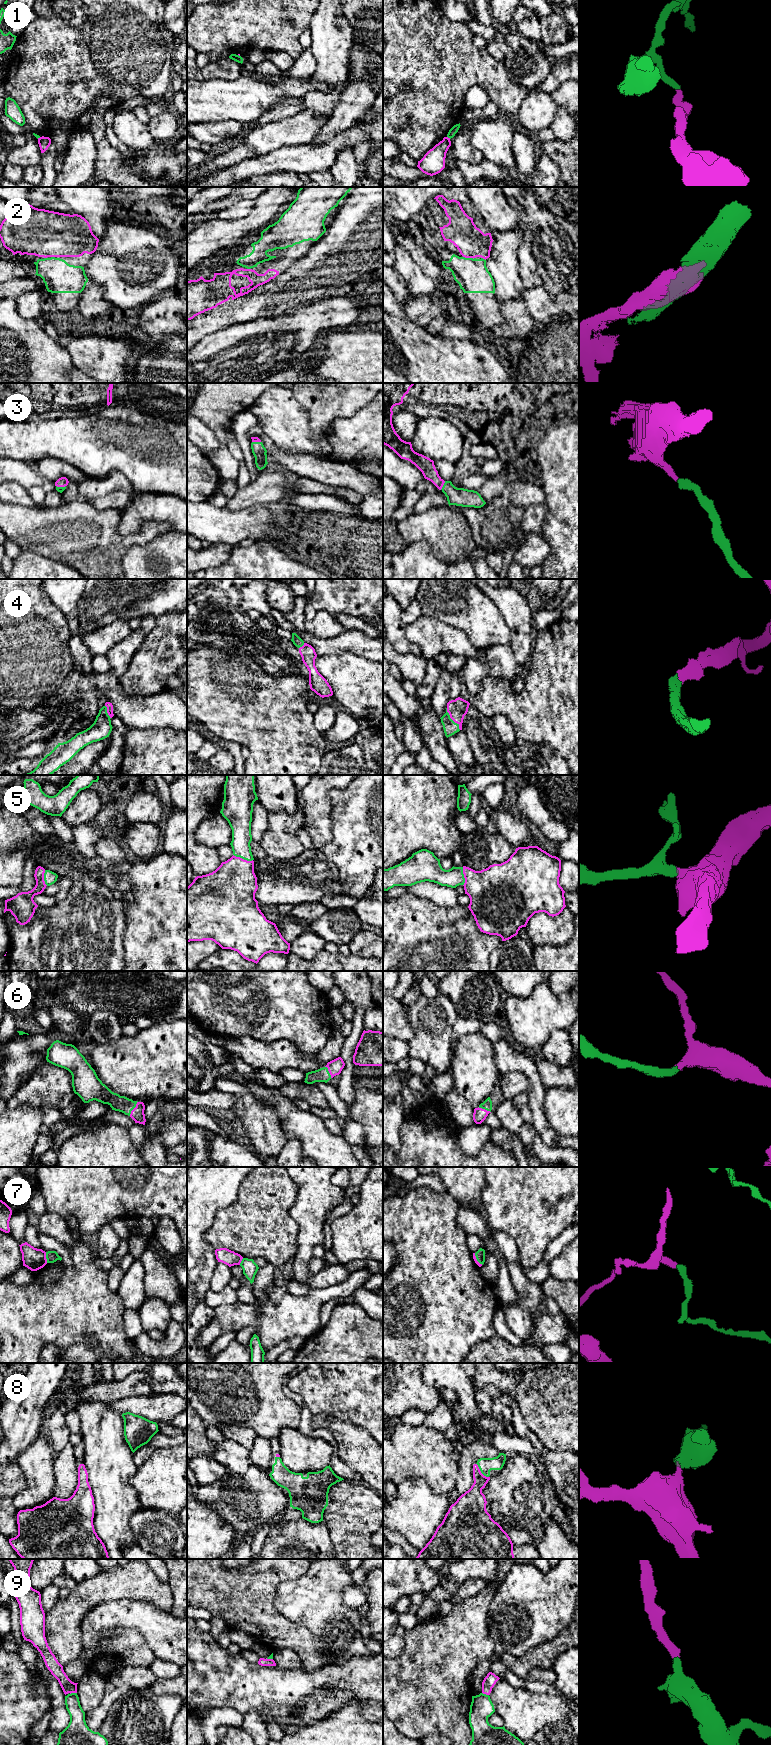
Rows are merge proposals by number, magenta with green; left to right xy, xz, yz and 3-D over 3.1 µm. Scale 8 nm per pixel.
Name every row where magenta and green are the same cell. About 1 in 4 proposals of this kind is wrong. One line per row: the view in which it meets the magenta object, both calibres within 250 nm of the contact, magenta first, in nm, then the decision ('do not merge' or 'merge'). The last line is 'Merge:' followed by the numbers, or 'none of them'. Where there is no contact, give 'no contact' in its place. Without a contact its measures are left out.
1: meets magenta in yz; 190 nm thick on the magenta side, 60 nm on the other; do not merge
2: meets magenta in yz; 240 nm thick on the magenta side, 260 nm on the other; merge
3: meets magenta in yz; 120 nm thick on the magenta side, 140 nm on the other; merge
4: meets magenta in yz; 160 nm thick on the magenta side, 110 nm on the other; merge
5: meets magenta in xz; 380 nm thick on the magenta side, 160 nm on the other; merge
6: meets magenta in xy; 110 nm thick on the magenta side, 130 nm on the other; merge
7: meets magenta in xy; 180 nm thick on the magenta side, 100 nm on the other; do not merge
8: meets magenta in yz; 200 nm thick on the magenta side, 120 nm on the other; merge
9: meets magenta in xy; 110 nm thick on the magenta side, 130 nm on the other; merge
Merge: 2, 3, 4, 5, 6, 8, 9

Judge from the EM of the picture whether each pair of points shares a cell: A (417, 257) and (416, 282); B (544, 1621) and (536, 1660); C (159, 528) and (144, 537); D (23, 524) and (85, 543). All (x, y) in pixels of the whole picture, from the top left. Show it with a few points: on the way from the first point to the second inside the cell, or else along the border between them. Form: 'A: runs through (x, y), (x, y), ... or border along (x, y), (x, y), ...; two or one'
A: border along (401, 246), (419, 268), (426, 275), (434, 279); two
B: border along (559, 1632), (550, 1640), (530, 1648), (519, 1658); two
C: runs through (155, 529), (148, 533); one
D: runs through (38, 530), (70, 533); one

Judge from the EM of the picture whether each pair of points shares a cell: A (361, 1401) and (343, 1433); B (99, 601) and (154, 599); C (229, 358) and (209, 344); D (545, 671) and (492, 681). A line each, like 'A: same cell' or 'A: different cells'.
A: different cells
B: same cell
C: same cell
D: same cell

